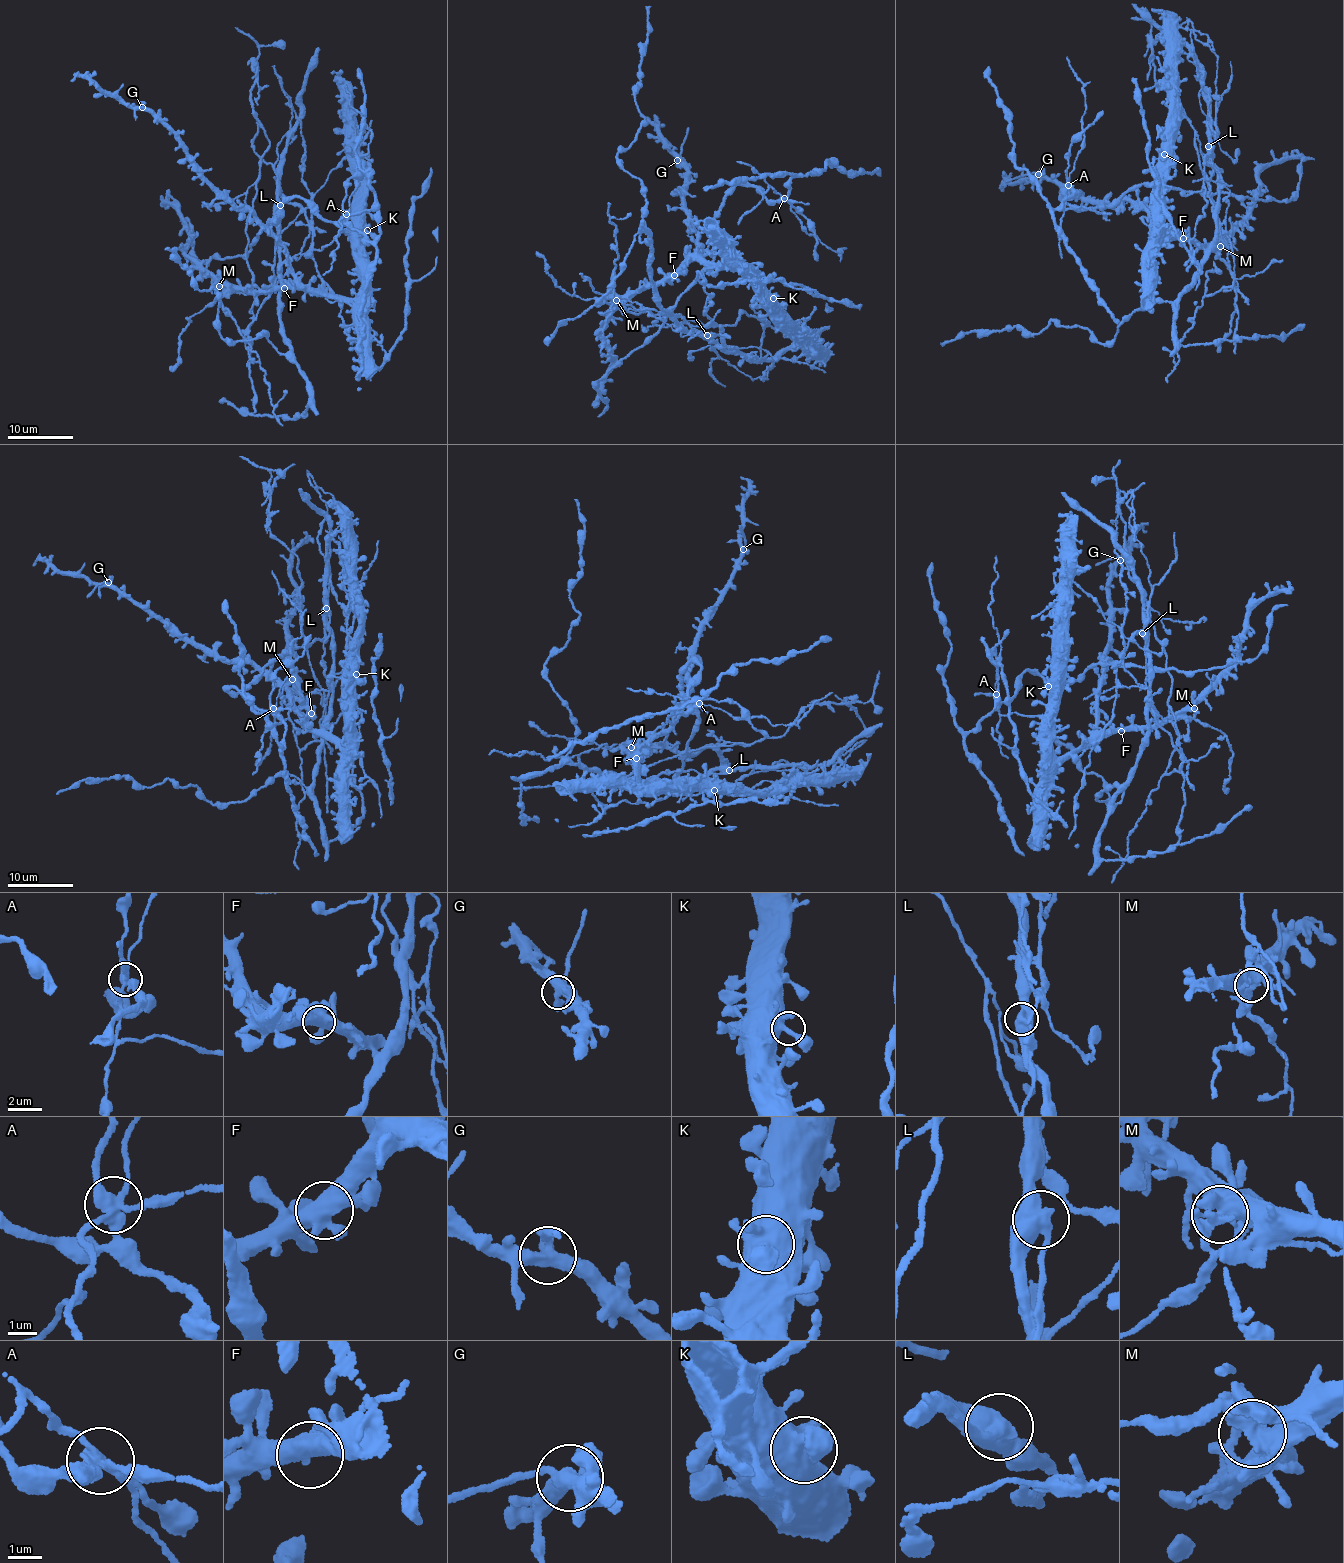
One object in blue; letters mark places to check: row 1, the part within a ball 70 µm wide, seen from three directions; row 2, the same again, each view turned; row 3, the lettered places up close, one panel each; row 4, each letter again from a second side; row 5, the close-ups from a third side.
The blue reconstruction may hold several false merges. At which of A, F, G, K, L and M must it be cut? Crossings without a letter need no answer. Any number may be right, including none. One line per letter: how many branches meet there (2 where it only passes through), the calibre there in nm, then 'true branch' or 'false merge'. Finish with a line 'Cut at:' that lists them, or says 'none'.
A: branches 5; calibre 360 nm; false merge
F: branches 3; calibre 480 nm; true branch
G: branches 4; calibre 400 nm; true branch
K: branches 3; calibre 400 nm; true branch
L: branches 3; calibre 480 nm; false merge
M: branches 3; calibre 500 nm; false merge
Cut at: A, L, M

